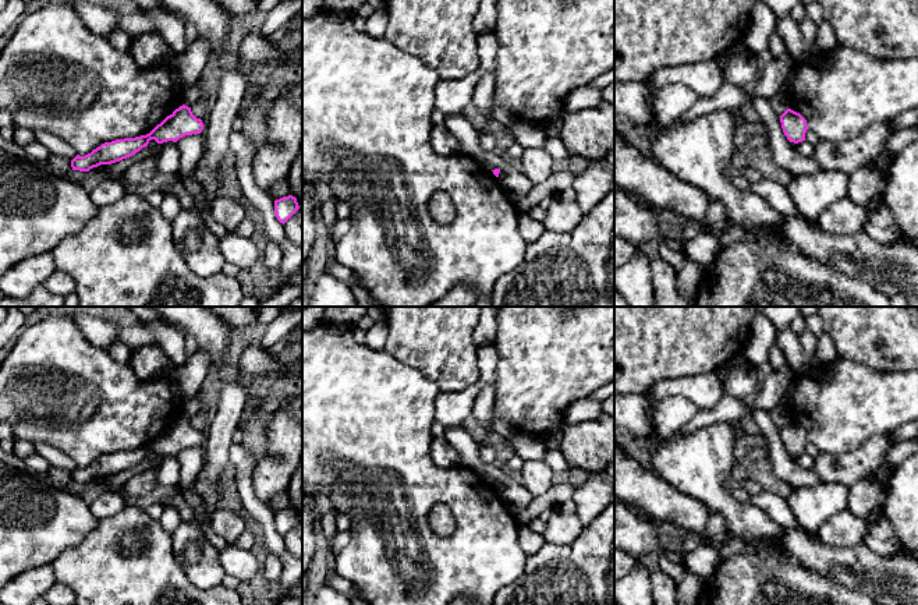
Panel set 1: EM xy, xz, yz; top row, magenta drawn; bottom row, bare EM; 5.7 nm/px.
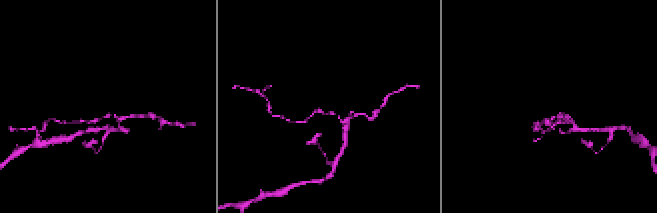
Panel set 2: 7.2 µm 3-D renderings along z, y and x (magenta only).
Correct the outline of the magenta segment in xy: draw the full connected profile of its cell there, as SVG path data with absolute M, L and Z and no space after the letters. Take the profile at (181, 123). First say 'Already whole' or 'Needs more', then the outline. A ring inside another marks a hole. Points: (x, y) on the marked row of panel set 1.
Already whole. M182 105L149 134L104 142L85 156L77 155L71 160L71 167L72 170L89 171L100 164L111 164L135 155L142 148L148 146L150 139L155 139L157 144L167 141L177 142L185 135L201 134L203 127L202 120L192 114L191 107Z

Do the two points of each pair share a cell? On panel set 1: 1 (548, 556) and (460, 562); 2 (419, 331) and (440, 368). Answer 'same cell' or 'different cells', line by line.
1: different cells
2: same cell

